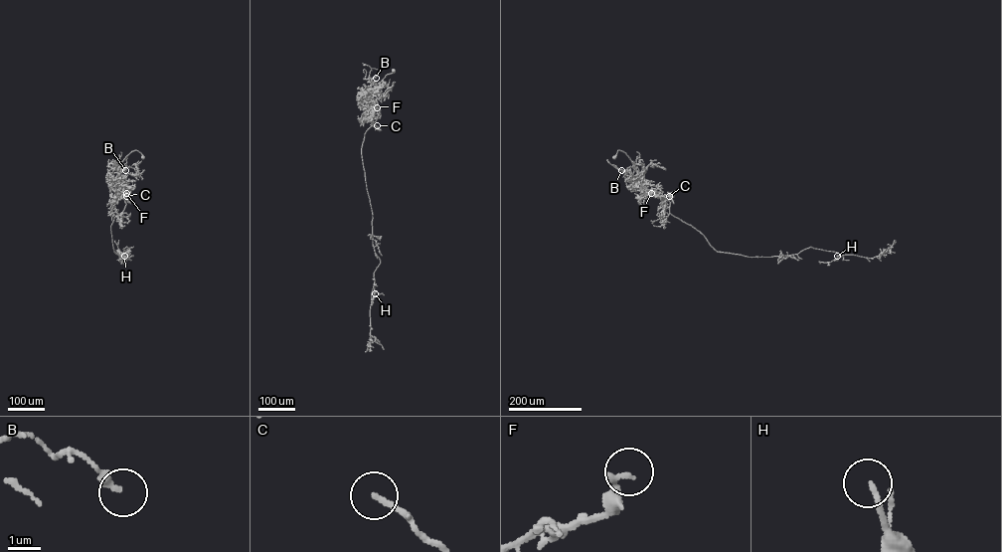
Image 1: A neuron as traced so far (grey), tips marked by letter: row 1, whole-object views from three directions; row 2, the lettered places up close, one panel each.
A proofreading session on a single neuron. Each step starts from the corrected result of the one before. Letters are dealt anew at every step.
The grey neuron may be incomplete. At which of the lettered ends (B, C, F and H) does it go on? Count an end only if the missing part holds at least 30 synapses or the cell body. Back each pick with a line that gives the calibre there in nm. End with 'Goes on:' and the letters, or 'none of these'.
Goes on: none of these

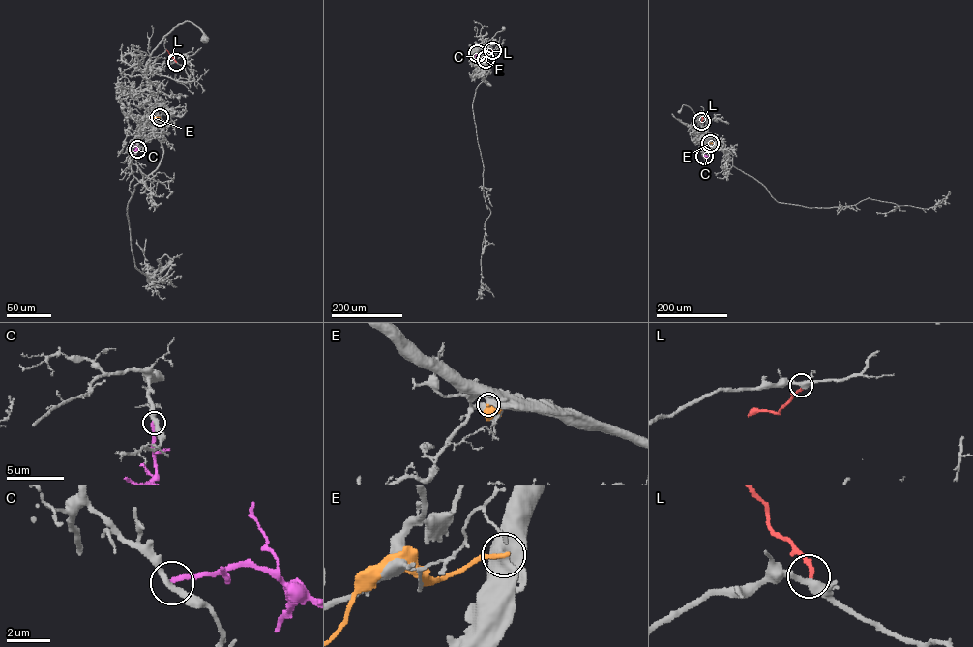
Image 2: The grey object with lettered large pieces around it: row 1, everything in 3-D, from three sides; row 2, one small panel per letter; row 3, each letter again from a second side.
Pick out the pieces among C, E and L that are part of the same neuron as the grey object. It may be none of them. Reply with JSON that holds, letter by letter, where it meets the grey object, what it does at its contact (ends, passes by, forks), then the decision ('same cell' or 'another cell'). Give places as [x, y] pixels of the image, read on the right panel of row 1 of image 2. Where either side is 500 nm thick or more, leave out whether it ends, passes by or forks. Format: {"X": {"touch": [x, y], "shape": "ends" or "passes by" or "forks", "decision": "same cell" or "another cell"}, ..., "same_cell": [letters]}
{"C": {"touch": [704, 156], "shape": "ends", "decision": "another cell"}, "E": {"touch": [710, 143], "decision": "another cell"}, "L": {"touch": [701, 121], "shape": "ends", "decision": "same cell"}, "same_cell": ["L"]}

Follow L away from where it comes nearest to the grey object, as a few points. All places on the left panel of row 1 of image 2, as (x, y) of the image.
L: (176, 62), (166, 50)

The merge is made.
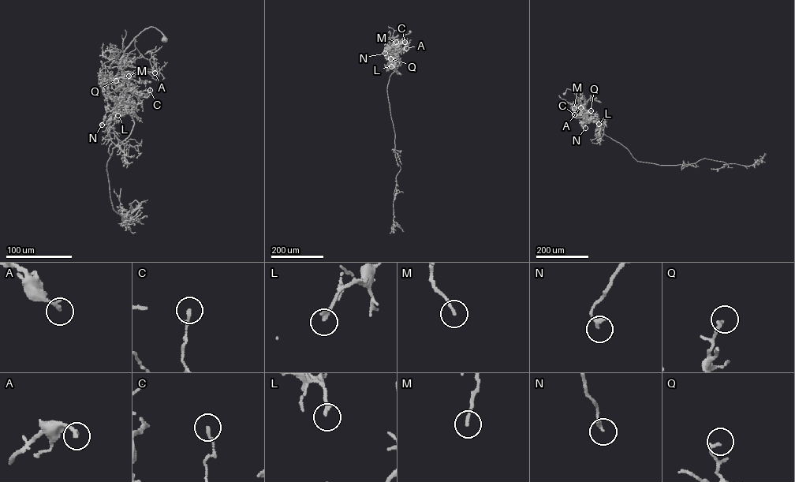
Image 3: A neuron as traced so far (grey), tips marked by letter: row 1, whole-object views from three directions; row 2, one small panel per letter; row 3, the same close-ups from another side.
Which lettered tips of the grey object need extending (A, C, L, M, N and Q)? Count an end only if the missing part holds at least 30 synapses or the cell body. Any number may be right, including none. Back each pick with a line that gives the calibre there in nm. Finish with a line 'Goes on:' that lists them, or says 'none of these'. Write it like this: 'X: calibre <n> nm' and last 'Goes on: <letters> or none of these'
L: calibre 220 nm
Goes on: L

